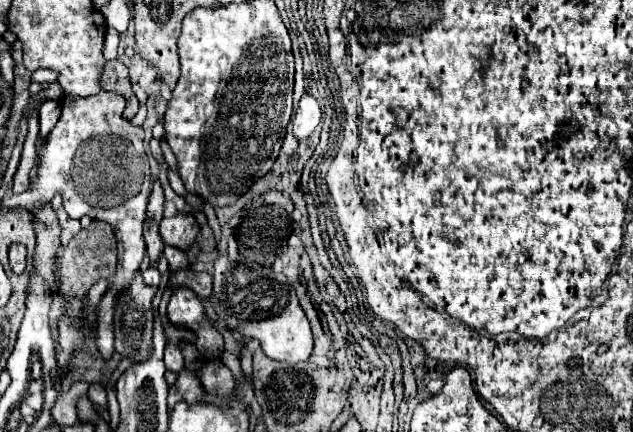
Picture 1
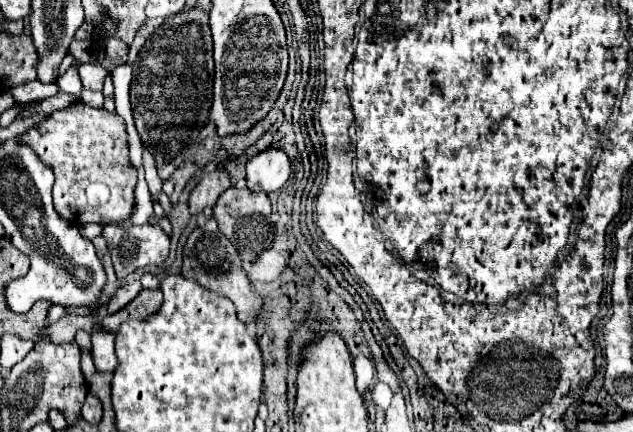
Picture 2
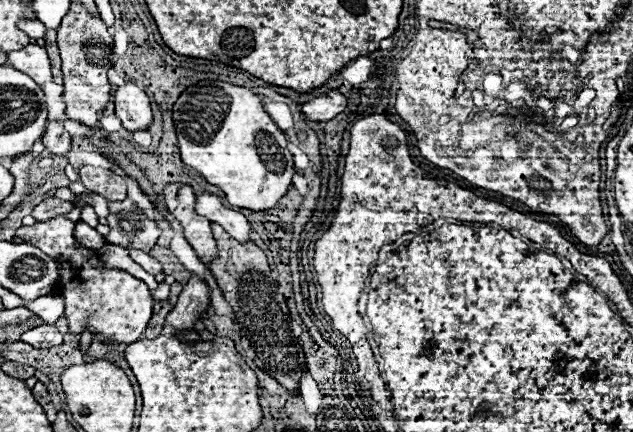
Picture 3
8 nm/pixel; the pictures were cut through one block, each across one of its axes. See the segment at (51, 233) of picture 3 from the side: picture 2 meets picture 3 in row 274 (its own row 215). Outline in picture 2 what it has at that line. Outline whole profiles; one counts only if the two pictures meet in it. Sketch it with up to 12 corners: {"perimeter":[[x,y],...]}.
{"perimeter":[[76,102],[22,138],[72,226],[130,220],[122,116]]}

